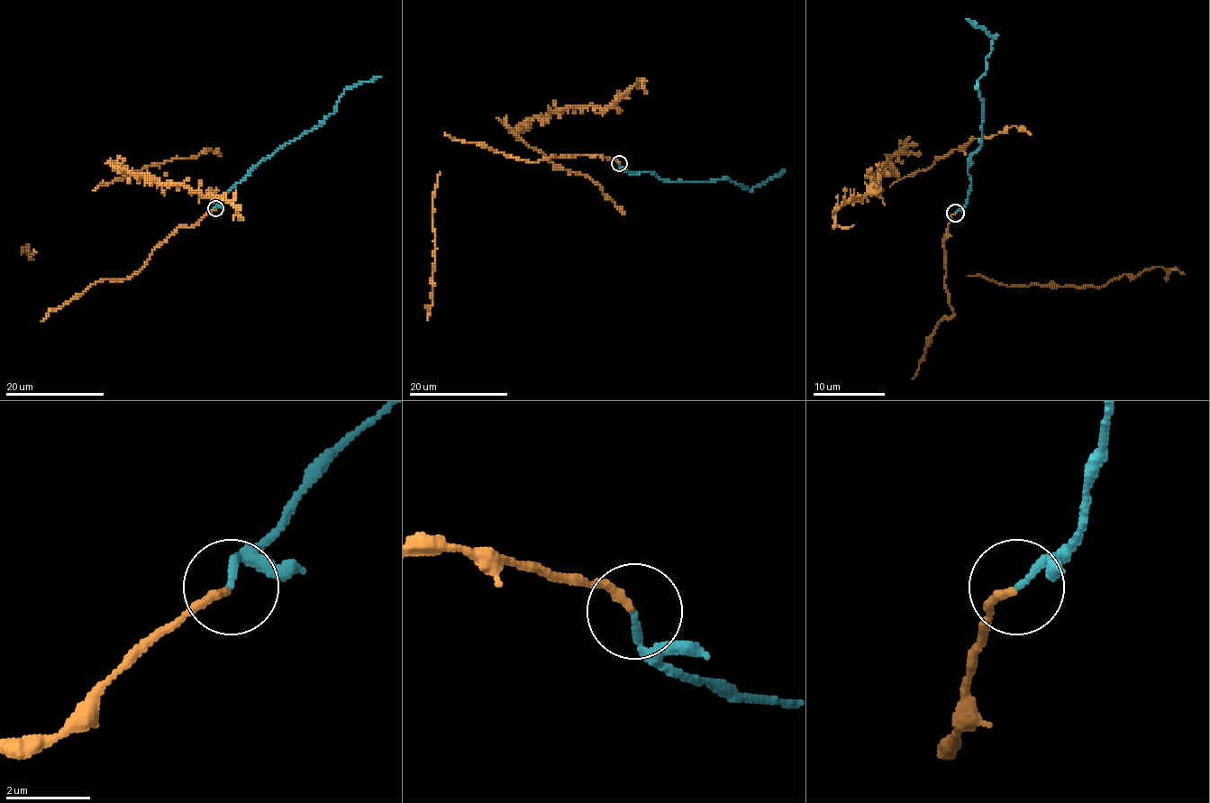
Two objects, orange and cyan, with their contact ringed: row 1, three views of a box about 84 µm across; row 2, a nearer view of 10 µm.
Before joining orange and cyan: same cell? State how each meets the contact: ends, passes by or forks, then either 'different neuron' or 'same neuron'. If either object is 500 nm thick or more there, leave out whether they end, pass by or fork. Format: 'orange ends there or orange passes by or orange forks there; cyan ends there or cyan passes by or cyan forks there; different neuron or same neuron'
orange ends there; cyan ends there; same neuron

